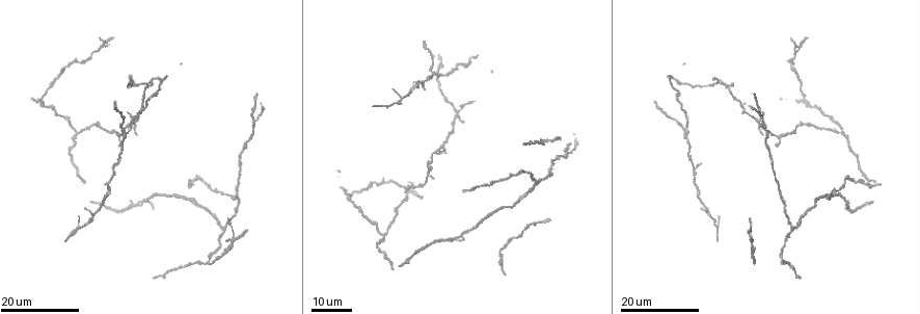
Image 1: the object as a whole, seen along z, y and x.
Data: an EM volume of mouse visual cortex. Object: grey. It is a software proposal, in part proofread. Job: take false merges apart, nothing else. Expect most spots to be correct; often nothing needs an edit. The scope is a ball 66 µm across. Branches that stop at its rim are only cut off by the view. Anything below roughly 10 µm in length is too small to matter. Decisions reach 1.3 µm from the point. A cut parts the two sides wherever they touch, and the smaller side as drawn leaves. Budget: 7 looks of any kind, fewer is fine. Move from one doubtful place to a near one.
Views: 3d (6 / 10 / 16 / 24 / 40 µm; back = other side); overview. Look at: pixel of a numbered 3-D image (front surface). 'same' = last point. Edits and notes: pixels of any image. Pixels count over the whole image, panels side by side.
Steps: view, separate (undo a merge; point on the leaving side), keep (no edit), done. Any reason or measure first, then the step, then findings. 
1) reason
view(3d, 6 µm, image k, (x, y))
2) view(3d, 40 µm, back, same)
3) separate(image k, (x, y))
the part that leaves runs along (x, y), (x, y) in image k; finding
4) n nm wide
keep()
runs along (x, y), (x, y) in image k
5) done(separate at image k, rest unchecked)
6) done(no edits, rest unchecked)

three arms meet
view(3d, 24 µm, image 1, (538, 181))

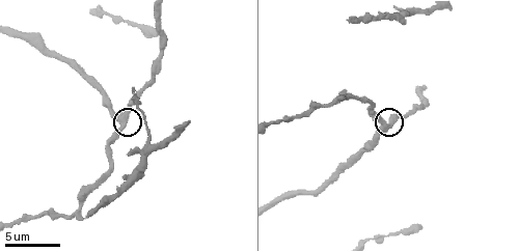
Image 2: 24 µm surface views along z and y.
closer look
view(3d, 10 µm, image 2, (124, 120))

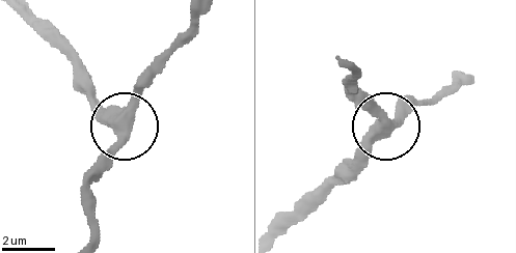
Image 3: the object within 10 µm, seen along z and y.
400 nm wide
keep()
continuous, no second cell

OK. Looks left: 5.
view(3d, 24 µm, image 1, (460, 62))

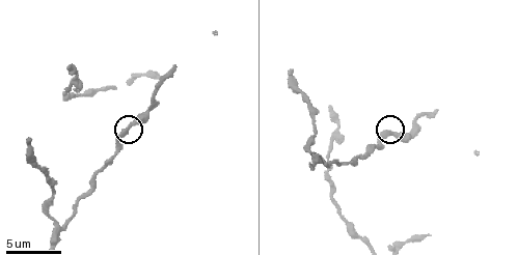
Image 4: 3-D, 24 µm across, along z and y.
view(3d, 10 µm, image 4, (388, 134))

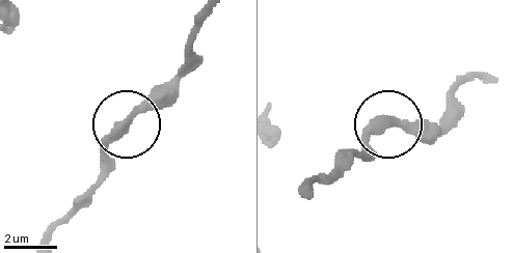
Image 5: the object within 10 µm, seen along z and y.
keep()
all the same cell

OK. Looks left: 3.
view(3d, 10 µm, image 4, (55, 226))

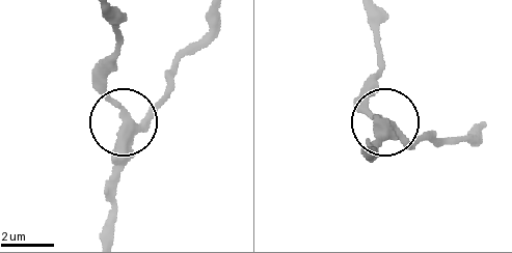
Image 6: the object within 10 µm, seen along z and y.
zoom in
view(3d, 6 µm, image 6, (124, 122))

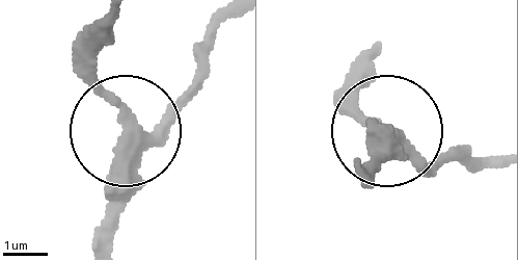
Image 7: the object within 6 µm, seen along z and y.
side arm 13 µm
keep()
all the same cell

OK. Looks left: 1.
done(no edits, rest unchecked)

